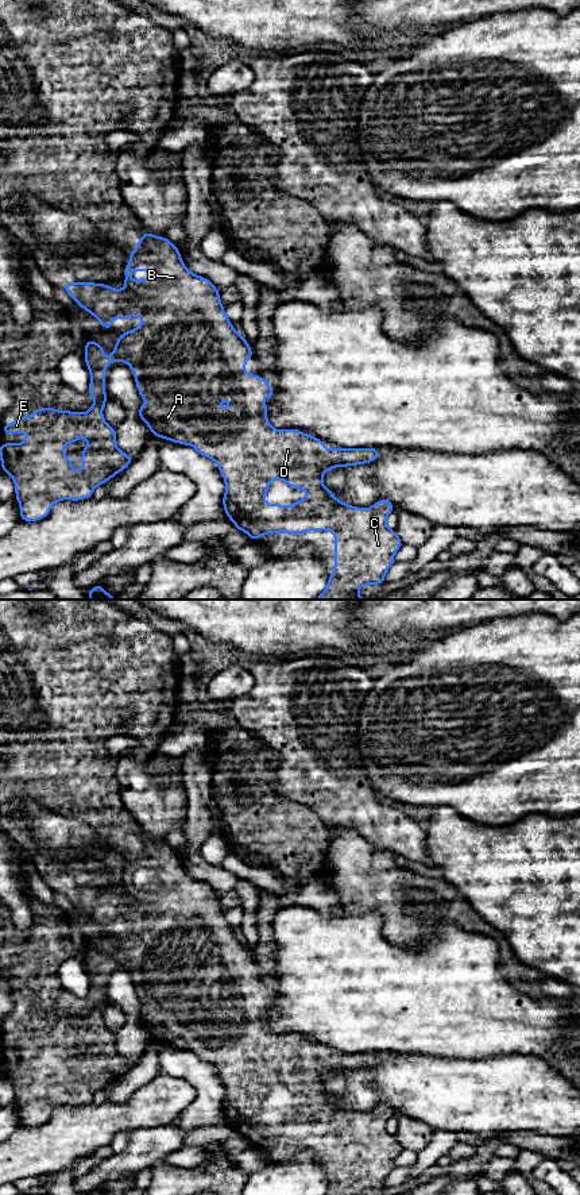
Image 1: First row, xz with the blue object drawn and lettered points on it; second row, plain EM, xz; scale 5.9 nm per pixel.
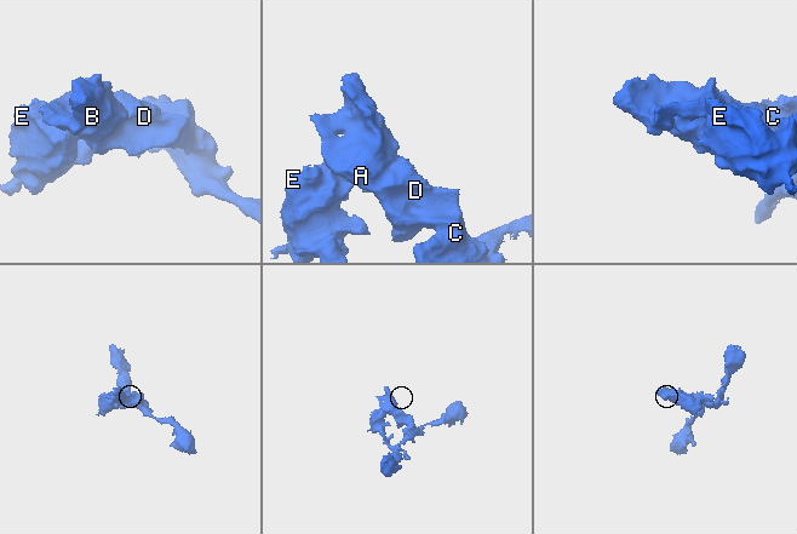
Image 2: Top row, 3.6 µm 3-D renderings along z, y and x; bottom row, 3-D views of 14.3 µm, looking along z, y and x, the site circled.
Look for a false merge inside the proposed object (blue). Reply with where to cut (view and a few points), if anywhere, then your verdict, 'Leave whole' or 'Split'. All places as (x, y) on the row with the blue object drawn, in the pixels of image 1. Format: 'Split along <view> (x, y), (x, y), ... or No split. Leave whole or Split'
Split along xz (105, 394), (95, 400). Split

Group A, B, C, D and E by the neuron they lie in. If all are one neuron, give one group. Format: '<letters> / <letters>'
A B C D / E

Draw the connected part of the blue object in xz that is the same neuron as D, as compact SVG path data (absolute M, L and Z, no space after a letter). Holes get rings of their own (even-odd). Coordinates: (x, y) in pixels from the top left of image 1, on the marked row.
M146 231L142 238L136 243L136 248L134 251L129 251L129 261L128 265L124 267L124 282L125 286L123 289L115 289L112 286L108 286L105 284L96 284L96 282L69 282L63 284L62 288L66 290L66 293L73 298L76 304L78 304L81 308L84 308L88 313L94 316L101 321L103 329L112 329L111 321L113 319L128 319L128 317L142 317L142 323L139 328L129 329L127 332L120 334L119 339L116 340L115 348L112 351L112 355L108 358L101 347L100 343L88 339L85 343L85 363L90 373L90 383L89 383L89 394L94 400L100 400L105 397L105 371L107 366L111 362L124 362L127 363L135 377L135 383L138 388L138 392L142 397L142 400L156 400L158 402L144 404L142 402L139 412L136 416L139 416L150 428L151 433L156 437L162 437L166 440L170 440L173 443L192 446L198 454L202 456L206 456L217 463L219 471L224 478L225 482L225 493L223 497L223 508L227 513L227 517L235 524L236 529L245 532L252 541L258 541L260 536L268 535L268 533L281 533L287 532L293 536L297 533L310 532L310 531L332 531L335 537L335 567L330 570L332 574L328 578L328 585L324 589L324 591L314 600L366 600L357 594L359 589L366 585L379 585L386 583L384 575L388 571L388 568L394 564L394 554L401 548L403 544L399 539L397 531L393 531L387 527L386 519L387 516L395 509L391 501L388 500L379 500L372 506L367 509L361 509L353 505L344 504L343 501L337 500L332 490L326 489L322 482L322 475L335 467L348 467L348 466L356 466L356 464L366 464L371 463L378 459L379 448L332 448L328 450L324 446L324 442L317 439L314 435L306 435L301 432L299 429L274 429L270 425L268 417L267 417L267 402L262 401L262 396L266 394L267 400L272 398L275 396L275 390L270 388L268 379L263 378L262 375L251 374L248 375L245 371L245 361L252 359L254 354L251 351L251 344L237 334L237 331L231 324L227 313L224 312L224 305L220 301L220 293L219 289L205 277L197 275L192 273L182 262L179 248L177 248L167 238L165 236L155 236ZM136 269L140 274L143 270L148 270L151 275L146 280L138 280L134 281L131 278L131 270ZM272 479L281 479L286 482L291 489L305 489L308 492L308 496L301 498L293 505L281 505L281 504L267 504L266 494L268 492L268 485Z

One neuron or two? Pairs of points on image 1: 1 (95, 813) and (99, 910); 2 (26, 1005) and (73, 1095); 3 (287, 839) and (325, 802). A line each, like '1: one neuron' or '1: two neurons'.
1: one neuron
2: one neuron
3: two neurons

